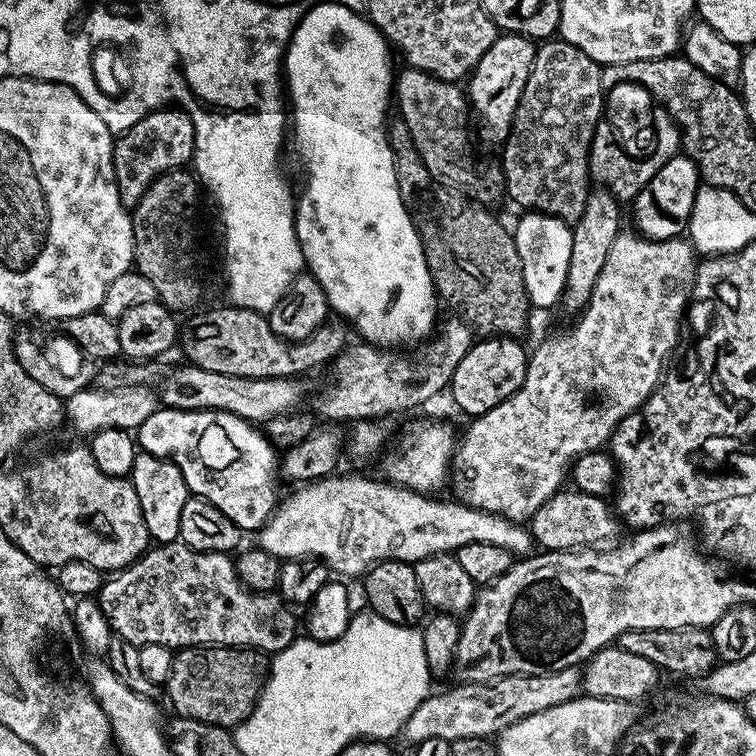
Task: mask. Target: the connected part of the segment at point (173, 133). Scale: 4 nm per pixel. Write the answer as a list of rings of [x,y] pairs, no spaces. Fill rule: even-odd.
[[[169,106],[146,114],[130,130],[119,133],[112,145],[118,194],[124,207],[131,210],[163,172],[180,170],[191,161],[194,151],[194,124],[186,113]]]

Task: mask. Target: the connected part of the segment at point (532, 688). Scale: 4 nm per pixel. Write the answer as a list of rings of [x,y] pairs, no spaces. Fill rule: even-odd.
[[[579,667],[567,668],[566,670],[548,672],[546,675],[518,675],[503,676],[488,684],[472,683],[458,684],[456,688],[442,692],[438,695],[430,694],[414,710],[414,713],[407,719],[401,728],[401,737],[410,742],[409,745],[421,744],[424,740],[432,737],[442,738],[446,741],[485,739],[484,736],[493,737],[499,735],[500,731],[509,728],[514,722],[521,721],[522,718],[529,717],[530,714],[541,713],[548,710],[550,706],[562,705],[570,701],[582,688],[582,672]]]

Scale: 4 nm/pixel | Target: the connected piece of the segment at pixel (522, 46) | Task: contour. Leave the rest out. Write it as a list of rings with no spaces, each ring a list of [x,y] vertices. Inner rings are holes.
[[[497,35],[490,50],[482,54],[467,77],[466,95],[474,113],[474,124],[480,127],[480,136],[486,143],[500,146],[508,139],[522,90],[526,86],[526,78],[530,78],[530,70],[534,66],[536,49],[537,45],[527,36]]]

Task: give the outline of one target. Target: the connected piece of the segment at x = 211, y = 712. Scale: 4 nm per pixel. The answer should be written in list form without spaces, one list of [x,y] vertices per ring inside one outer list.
[[[216,645],[181,648],[174,655],[170,678],[164,685],[175,715],[233,729],[244,723],[262,691],[266,662],[255,649]]]

